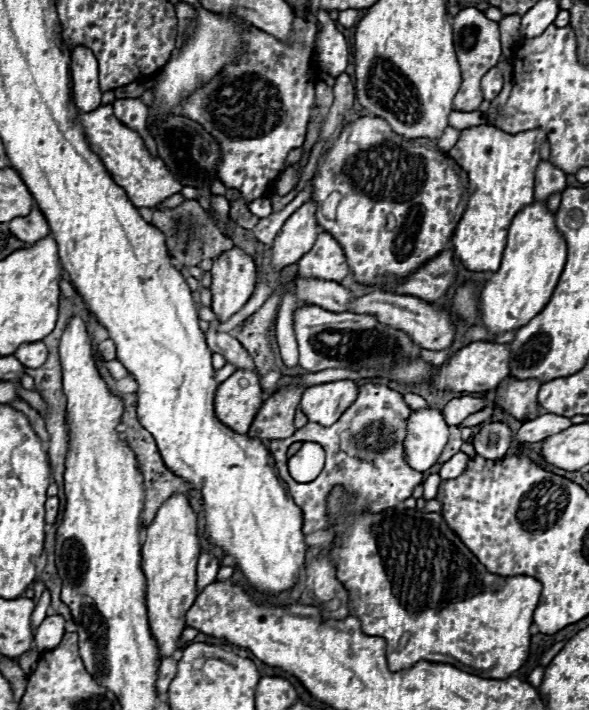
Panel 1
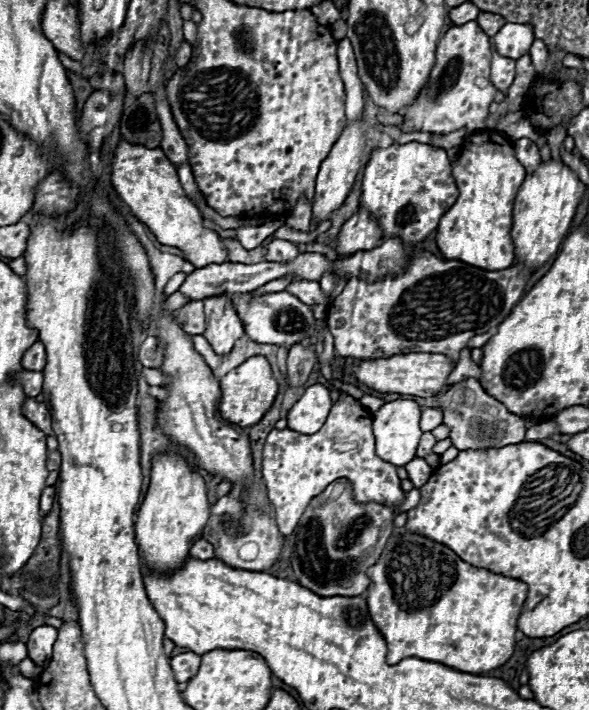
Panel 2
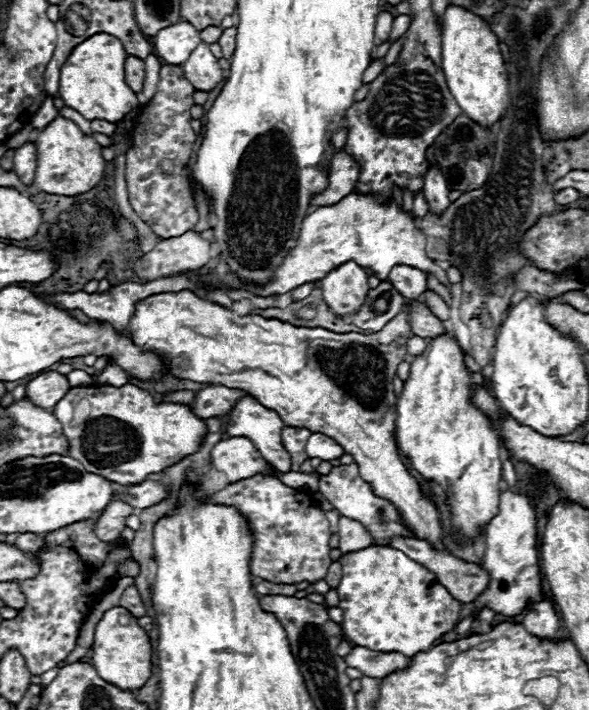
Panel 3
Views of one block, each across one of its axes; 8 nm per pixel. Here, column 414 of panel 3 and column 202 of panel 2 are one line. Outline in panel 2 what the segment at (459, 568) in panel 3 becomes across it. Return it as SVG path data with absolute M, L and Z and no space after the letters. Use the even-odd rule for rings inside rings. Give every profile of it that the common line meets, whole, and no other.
M202 538L202 540L194 542L194 546L190 548L190 556L196 560L210 560L210 558L214 558L214 546Z

